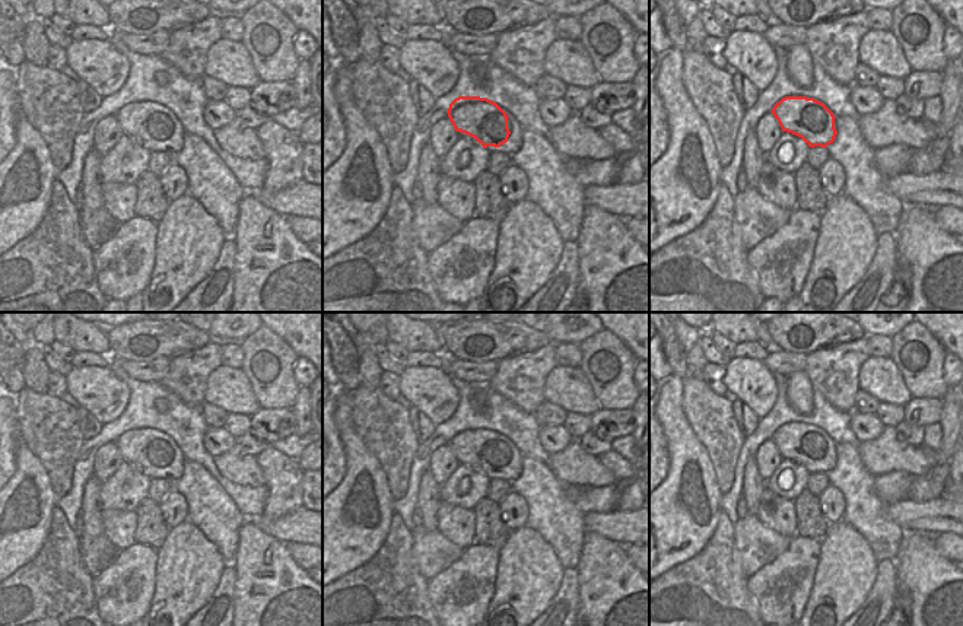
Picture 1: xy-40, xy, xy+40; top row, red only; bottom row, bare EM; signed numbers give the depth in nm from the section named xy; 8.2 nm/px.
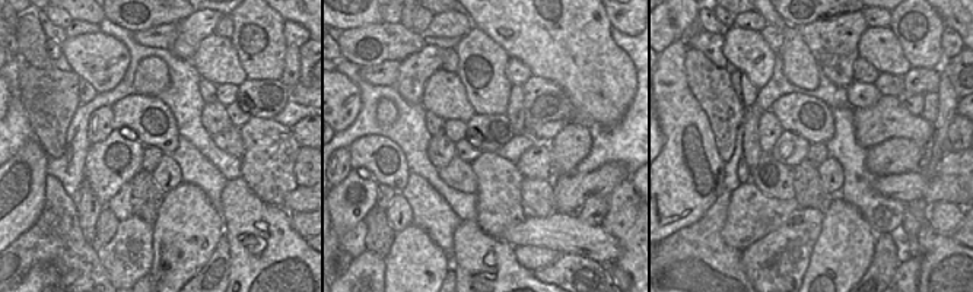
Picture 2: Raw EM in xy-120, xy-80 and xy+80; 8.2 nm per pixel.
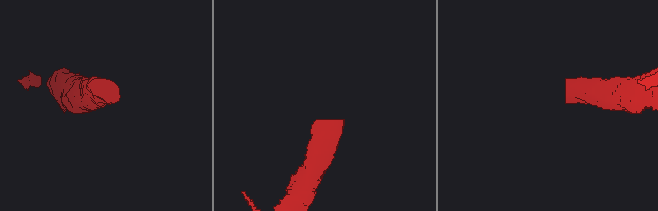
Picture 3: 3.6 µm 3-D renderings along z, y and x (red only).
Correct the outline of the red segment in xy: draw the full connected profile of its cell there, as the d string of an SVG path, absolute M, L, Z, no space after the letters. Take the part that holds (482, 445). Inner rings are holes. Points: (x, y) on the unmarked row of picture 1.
M458 423L449 430L448 444L455 458L474 464L483 474L499 474L511 461L509 444L487 425Z

